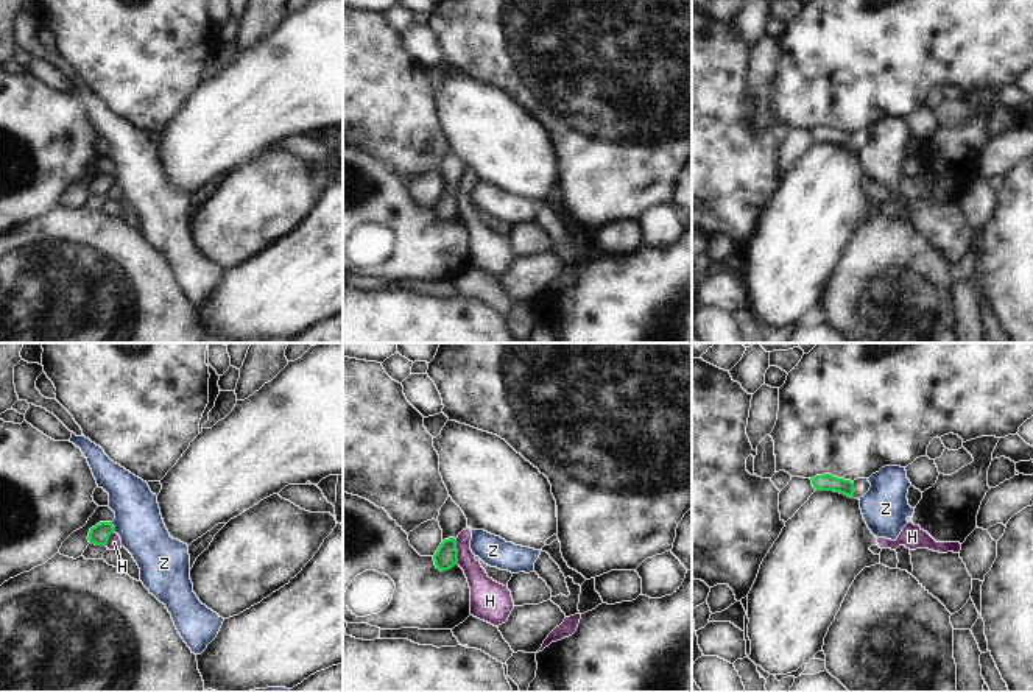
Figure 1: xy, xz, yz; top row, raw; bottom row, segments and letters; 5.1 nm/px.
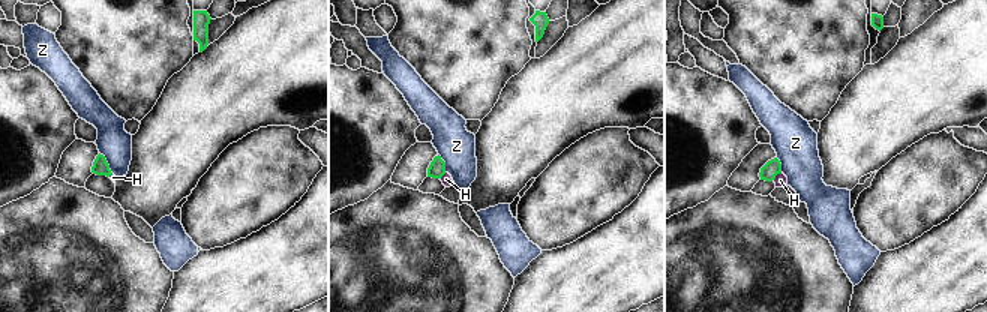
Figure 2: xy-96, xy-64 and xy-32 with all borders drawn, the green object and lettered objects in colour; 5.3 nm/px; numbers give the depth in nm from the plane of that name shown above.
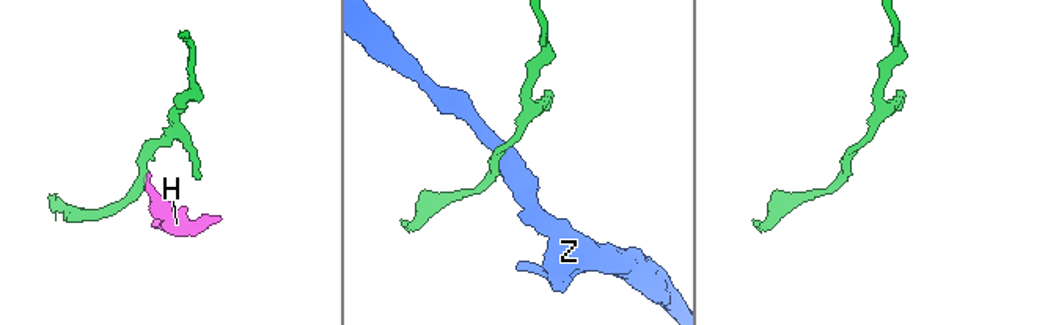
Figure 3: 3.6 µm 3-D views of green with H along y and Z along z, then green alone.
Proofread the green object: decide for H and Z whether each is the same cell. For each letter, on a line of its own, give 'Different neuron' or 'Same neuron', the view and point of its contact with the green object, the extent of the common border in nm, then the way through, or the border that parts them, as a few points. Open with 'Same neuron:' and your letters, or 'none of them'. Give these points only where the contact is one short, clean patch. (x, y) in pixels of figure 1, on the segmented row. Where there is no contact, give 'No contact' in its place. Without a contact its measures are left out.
Same neuron: none of them
H: Different neuron. Touches green at xz (457, 552). Shared border 130 nm. Boundary: xz (455, 540), (458, 563)
Z: Different neuron. Touches green at xy (114, 527). Shared border 50 nm. Boundary: xy (111, 522), (116, 530).

